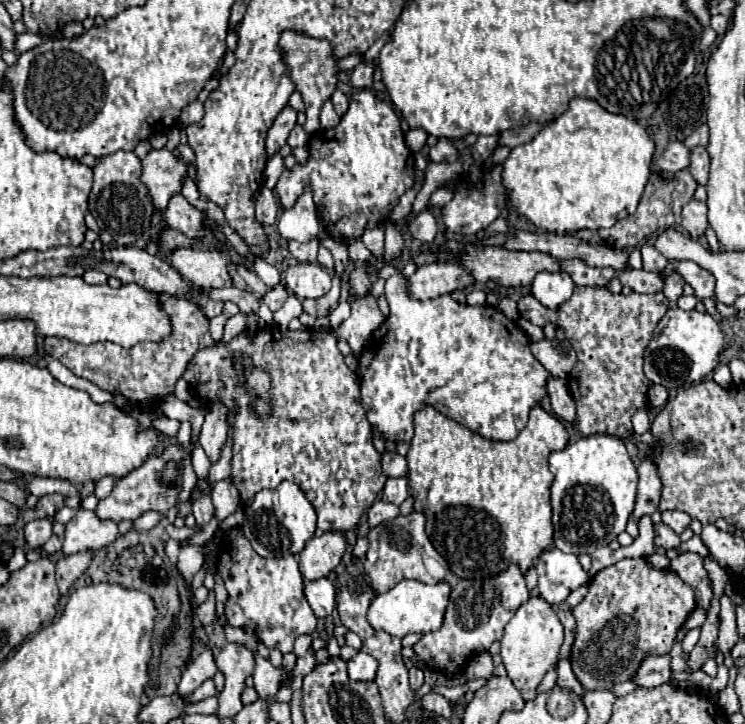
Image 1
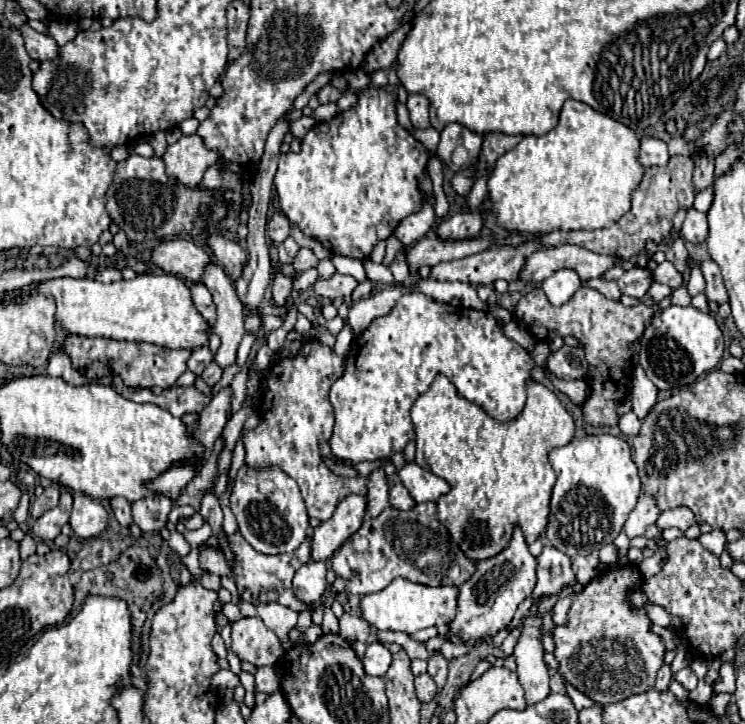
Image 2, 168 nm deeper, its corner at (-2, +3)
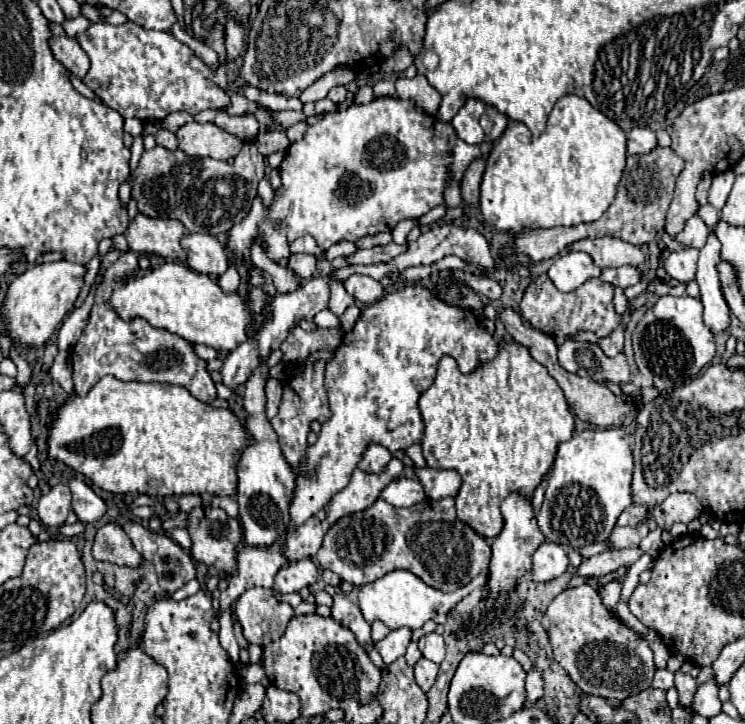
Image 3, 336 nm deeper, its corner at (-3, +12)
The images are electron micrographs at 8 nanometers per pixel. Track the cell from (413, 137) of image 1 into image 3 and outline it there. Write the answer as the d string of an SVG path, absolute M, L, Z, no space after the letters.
M417 76L417 78L399 78L395 82L397 88L397 98L401 100L413 100L413 104L417 104L417 108L421 108L425 114L435 116L439 102L441 102L441 94L427 82L425 76Z

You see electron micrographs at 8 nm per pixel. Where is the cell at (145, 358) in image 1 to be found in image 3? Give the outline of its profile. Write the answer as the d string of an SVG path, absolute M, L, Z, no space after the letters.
M231 266L223 276L217 278L217 284L223 292L235 292L239 288L239 272Z

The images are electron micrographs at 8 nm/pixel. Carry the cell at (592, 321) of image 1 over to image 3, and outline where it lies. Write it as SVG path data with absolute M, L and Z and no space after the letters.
M543 274L527 286L519 302L519 314L533 328L549 336L553 336L553 332L567 336L569 332L577 332L577 330L593 330L599 338L603 338L609 336L621 324L621 316L613 308L613 286L599 278L591 278L577 290L563 294L553 286L547 274Z

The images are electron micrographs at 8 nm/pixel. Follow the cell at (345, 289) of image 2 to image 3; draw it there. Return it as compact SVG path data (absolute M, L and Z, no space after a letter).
M349 276L349 280L345 280L343 286L361 304L373 304L383 294L381 284L371 276Z

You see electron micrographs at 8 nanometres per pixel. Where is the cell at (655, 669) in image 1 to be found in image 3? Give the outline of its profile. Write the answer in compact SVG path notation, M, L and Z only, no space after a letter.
M659 668L655 672L655 678L653 678L653 688L661 688L661 690L669 690L673 686L673 674L667 670L667 668Z

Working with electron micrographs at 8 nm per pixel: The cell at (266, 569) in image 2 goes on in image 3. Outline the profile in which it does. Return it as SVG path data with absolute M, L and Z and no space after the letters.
M309 518L305 524L291 528L285 534L285 566L307 556L313 558L323 542L323 536L323 524L317 518Z

